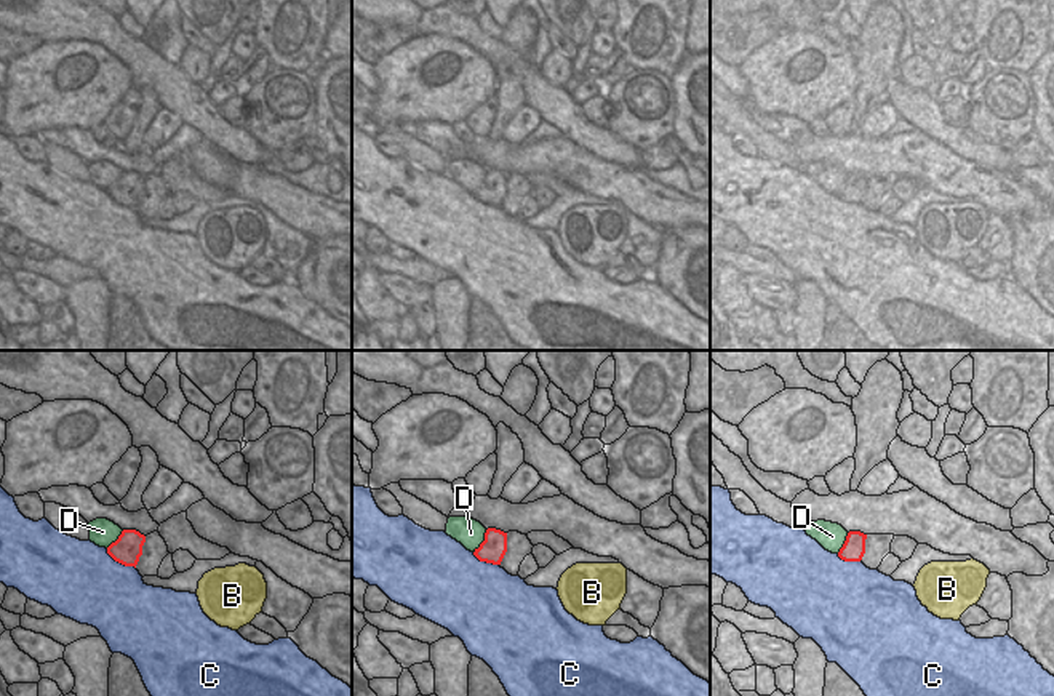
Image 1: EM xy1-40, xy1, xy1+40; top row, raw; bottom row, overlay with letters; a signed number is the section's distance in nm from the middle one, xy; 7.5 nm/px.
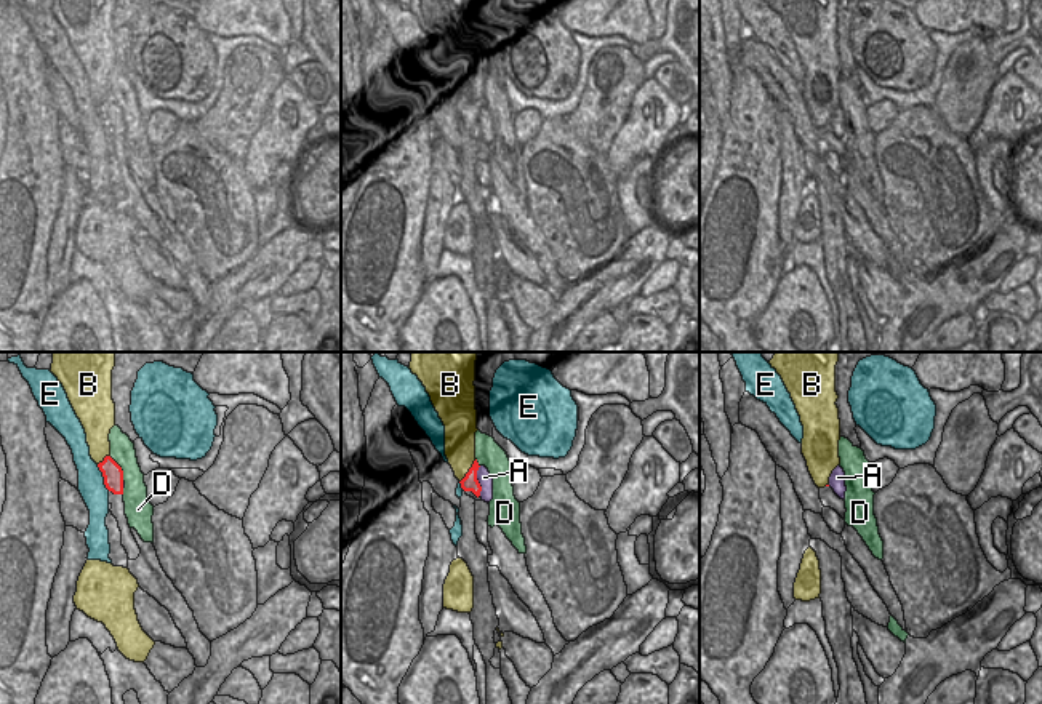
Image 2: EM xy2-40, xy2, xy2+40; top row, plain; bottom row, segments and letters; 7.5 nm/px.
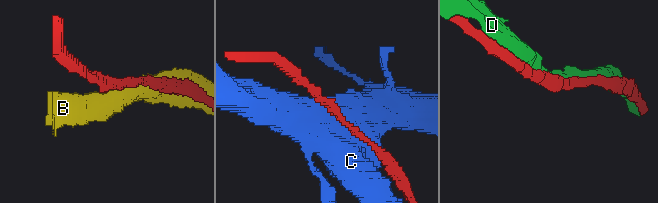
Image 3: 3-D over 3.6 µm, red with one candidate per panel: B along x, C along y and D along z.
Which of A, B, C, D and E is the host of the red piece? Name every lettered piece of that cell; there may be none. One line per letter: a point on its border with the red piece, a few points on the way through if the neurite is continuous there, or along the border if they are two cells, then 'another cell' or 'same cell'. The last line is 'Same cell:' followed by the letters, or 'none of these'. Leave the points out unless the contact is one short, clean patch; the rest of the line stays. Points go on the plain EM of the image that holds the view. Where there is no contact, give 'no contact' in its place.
A: xy2 (477, 122) | across xy2 (469, 124), (477, 122), (484, 119) | same cell
B: xy2 (469, 112) | another cell
C: xy1-40 (120, 204) | another cell
D: xy2-40 (120, 111) | another cell
E: xy2-40 (103, 117) | another cell
Same cell: A

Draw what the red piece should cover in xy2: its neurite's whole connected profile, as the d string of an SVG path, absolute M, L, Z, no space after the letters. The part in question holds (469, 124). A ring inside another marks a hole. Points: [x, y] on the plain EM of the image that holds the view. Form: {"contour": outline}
{"contour": "M477 101L459 123L464 133L472 133L482 142L490 144L493 141L493 120L485 107L480 107Z"}

